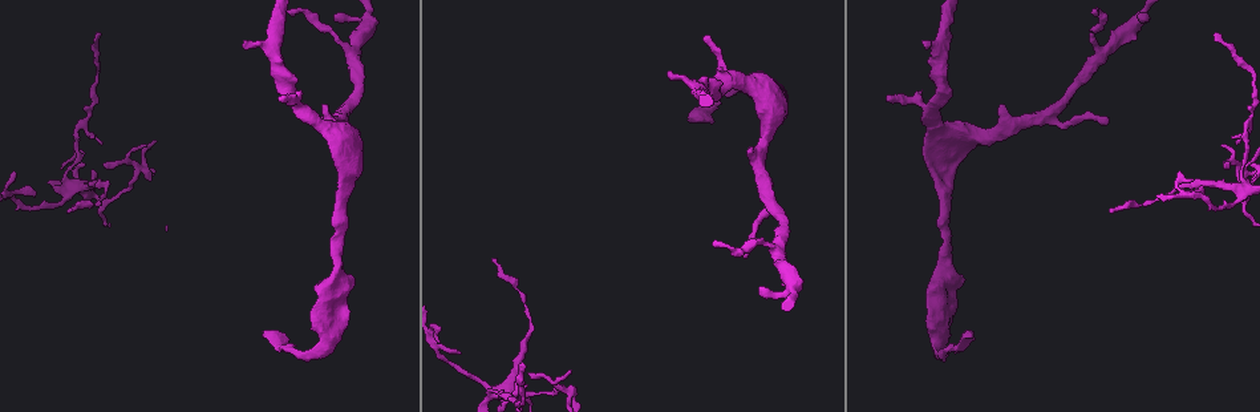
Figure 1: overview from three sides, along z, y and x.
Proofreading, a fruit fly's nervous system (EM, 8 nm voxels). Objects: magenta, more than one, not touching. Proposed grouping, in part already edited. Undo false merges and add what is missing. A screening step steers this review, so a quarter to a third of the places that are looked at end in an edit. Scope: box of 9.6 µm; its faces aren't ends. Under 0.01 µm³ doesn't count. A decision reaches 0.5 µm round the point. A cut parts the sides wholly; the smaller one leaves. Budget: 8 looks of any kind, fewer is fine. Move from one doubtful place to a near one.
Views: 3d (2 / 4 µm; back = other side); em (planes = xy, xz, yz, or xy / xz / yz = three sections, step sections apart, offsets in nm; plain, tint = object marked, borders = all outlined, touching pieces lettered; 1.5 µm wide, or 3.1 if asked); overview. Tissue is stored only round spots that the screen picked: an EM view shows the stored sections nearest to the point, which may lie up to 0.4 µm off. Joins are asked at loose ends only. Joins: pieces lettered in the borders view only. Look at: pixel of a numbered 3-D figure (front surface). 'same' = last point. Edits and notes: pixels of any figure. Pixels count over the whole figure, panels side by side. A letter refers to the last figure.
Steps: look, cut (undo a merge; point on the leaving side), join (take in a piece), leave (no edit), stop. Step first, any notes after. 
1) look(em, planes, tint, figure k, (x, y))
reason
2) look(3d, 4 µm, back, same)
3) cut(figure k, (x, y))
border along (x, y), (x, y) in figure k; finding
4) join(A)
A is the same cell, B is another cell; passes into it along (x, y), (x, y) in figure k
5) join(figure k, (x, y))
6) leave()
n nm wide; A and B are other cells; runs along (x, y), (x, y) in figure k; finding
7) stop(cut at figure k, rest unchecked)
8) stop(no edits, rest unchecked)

look(3d, 4 µm, figure 1, (280, 98))
thin end

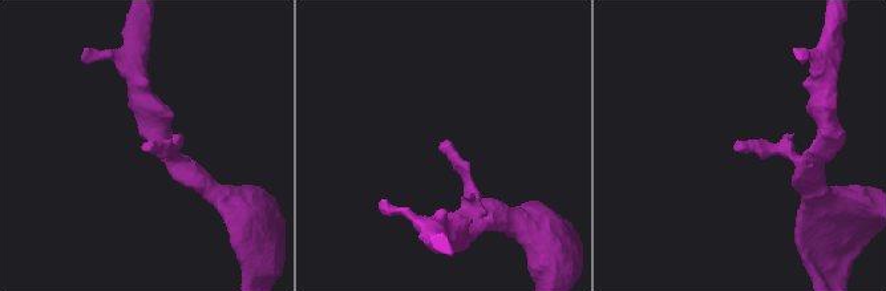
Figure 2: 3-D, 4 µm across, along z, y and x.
look(em, planes, plain, figure 2, (445, 142))

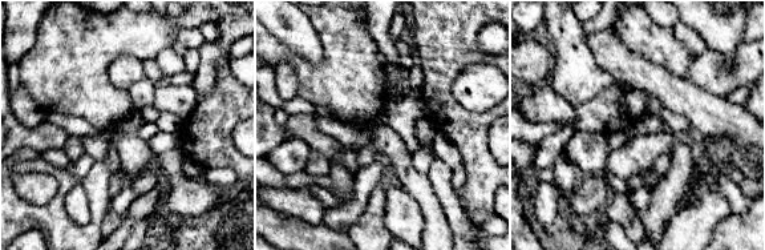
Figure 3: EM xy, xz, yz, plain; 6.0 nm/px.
look(em, planes, borders, same)
what lies round it

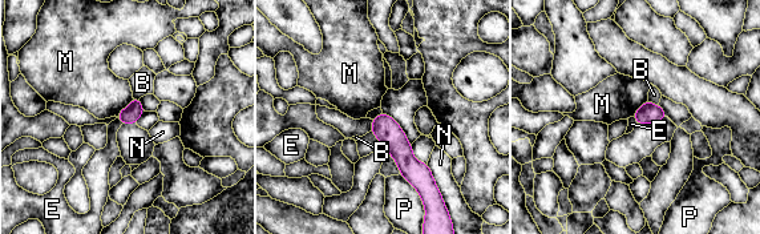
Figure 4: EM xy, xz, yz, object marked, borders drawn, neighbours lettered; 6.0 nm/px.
leave()
B, E, M, N and P are other cells; border along (381, 112), (372, 120) in figure 4; no lettered piece goes on from it

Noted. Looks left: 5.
look(3d, 2 µm, back, figure 1, (970, 336))
thin end

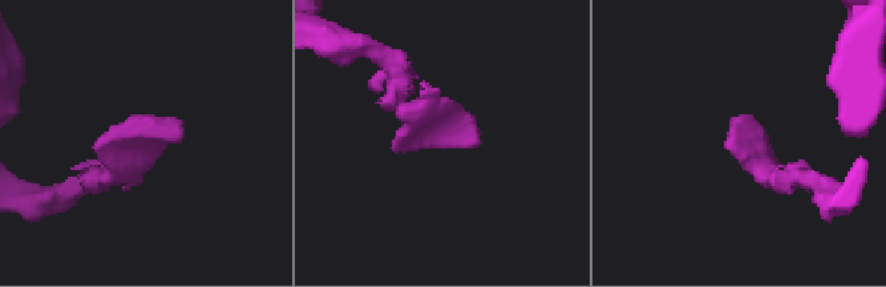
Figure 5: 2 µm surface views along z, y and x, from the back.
look(em, planes, borders, figure 5, (731, 125))

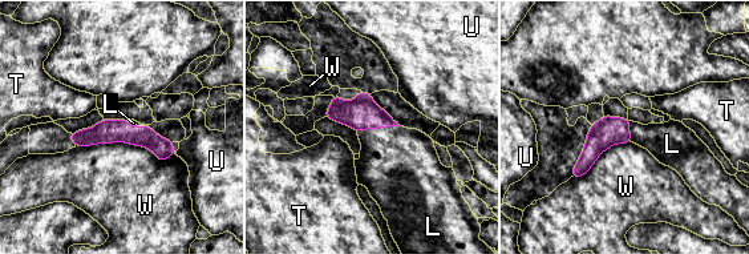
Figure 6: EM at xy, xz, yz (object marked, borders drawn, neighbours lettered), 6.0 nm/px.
join(L)
W touches over 600 nm; L is the same cell, T, U and W are other cells; it goes on there

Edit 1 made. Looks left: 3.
look(em, planes, borders, figure 1, (1237, 173))
a fork

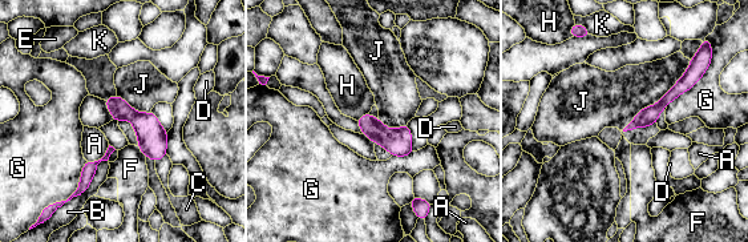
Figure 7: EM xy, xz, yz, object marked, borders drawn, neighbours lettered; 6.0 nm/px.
leave()
A, B, C, D, E, F, G, H, J and K are other cells; border along (368, 112), (356, 120) in figure 7; one cell here

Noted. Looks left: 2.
stop(join at figure 6, rest unchecked)

